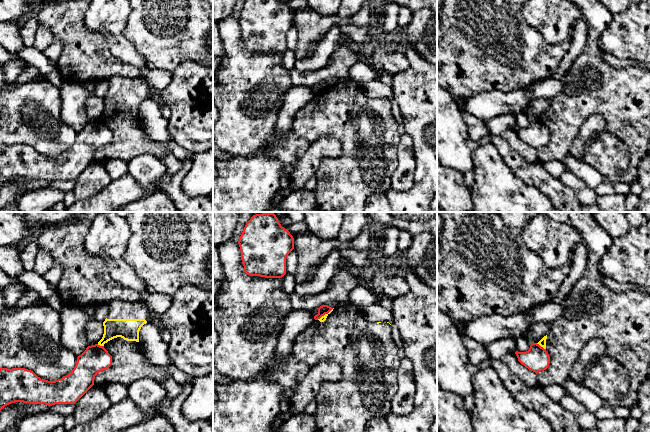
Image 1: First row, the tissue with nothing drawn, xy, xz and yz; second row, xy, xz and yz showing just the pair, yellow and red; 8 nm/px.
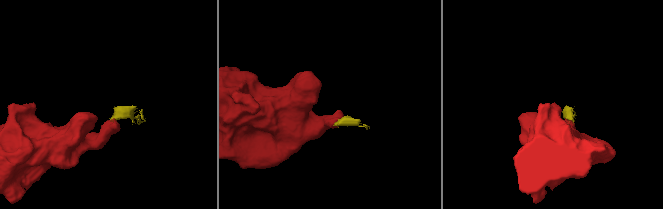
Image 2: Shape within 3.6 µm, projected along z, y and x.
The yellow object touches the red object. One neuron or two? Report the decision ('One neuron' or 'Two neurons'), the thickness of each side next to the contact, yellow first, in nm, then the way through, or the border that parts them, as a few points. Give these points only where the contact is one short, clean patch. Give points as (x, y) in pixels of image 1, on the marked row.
Two neurons. Thickness 60 nm (yellow) against 200 nm. Boundary: yz (536, 343), (545, 349)

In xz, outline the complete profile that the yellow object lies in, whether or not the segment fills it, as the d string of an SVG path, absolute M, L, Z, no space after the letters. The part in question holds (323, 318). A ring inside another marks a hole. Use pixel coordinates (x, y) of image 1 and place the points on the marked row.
M343 304L315 320L297 337L292 356L306 363L310 368L323 360L332 360L341 366L341 378L337 382L321 383L315 396L317 410L314 416L317 432L364 432L368 421L383 418L390 413L397 389L395 372L399 368L400 359L389 322L367 322L362 310L350 304Z

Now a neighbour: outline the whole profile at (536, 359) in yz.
M532 343L526 352L515 352L518 361L529 370L538 374L546 370L550 364L550 356L546 349L537 343Z

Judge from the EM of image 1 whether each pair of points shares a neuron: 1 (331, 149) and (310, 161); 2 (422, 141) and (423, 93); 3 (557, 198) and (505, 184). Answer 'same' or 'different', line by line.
1: same
2: same
3: different

